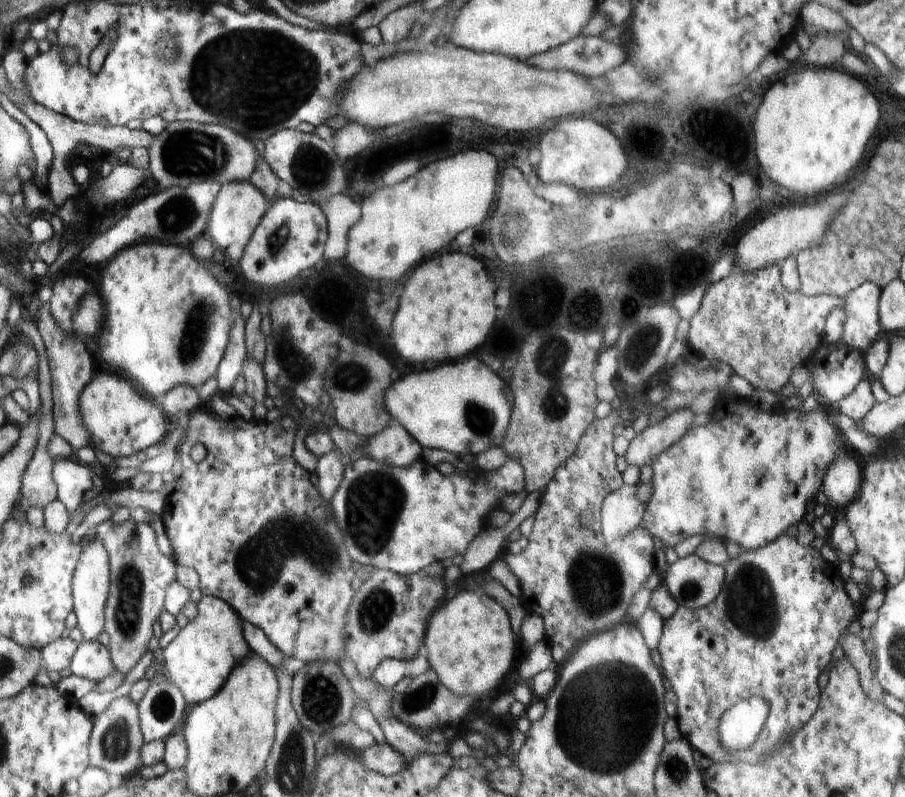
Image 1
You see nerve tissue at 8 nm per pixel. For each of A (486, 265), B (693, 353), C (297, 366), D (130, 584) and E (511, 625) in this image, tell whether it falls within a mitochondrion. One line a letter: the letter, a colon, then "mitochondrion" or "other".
A: other
B: other
C: mitochondrion
D: mitochondrion
E: other

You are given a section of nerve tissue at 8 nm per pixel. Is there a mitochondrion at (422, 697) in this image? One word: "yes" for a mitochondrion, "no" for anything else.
yes

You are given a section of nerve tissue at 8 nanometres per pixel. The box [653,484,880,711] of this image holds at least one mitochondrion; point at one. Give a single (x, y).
(752, 605)

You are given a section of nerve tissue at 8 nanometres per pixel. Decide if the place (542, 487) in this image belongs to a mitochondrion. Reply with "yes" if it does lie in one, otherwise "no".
no

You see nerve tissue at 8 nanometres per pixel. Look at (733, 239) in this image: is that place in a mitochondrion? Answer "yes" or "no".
no

